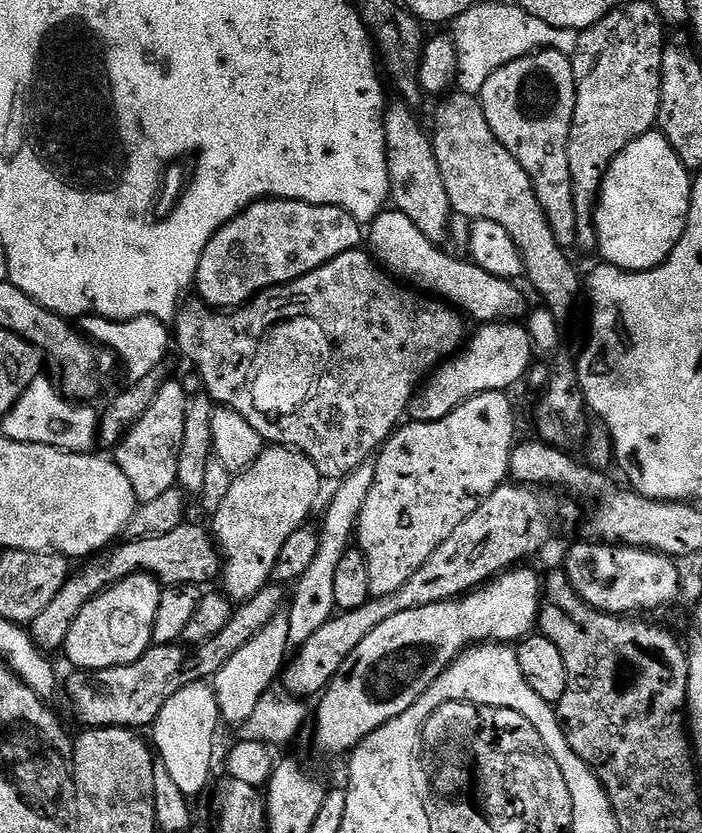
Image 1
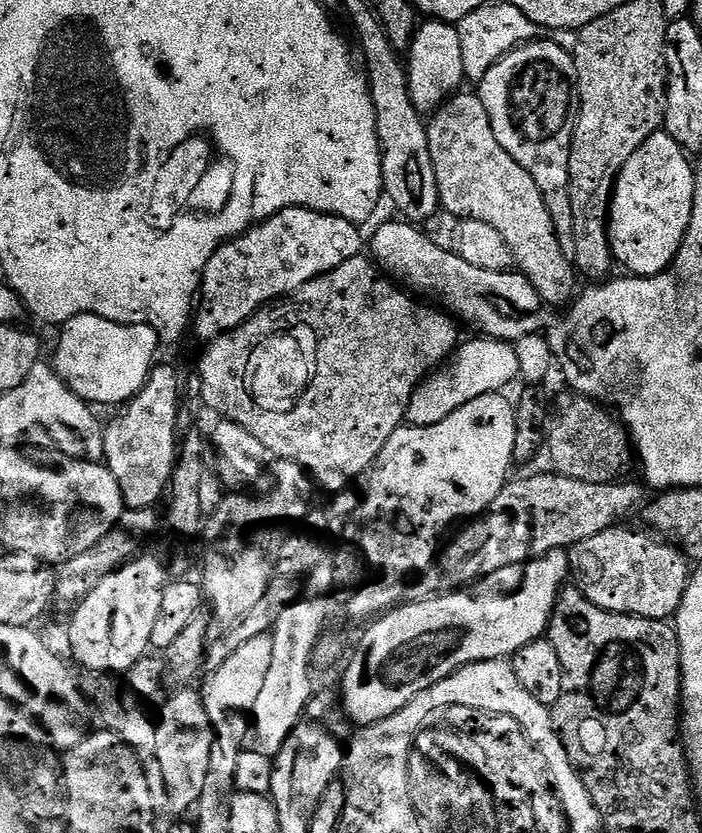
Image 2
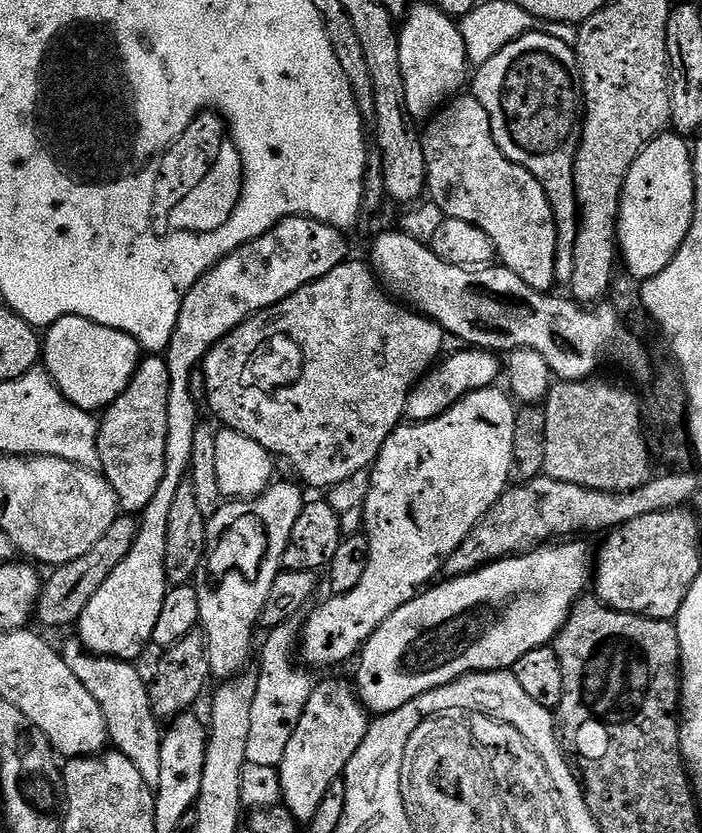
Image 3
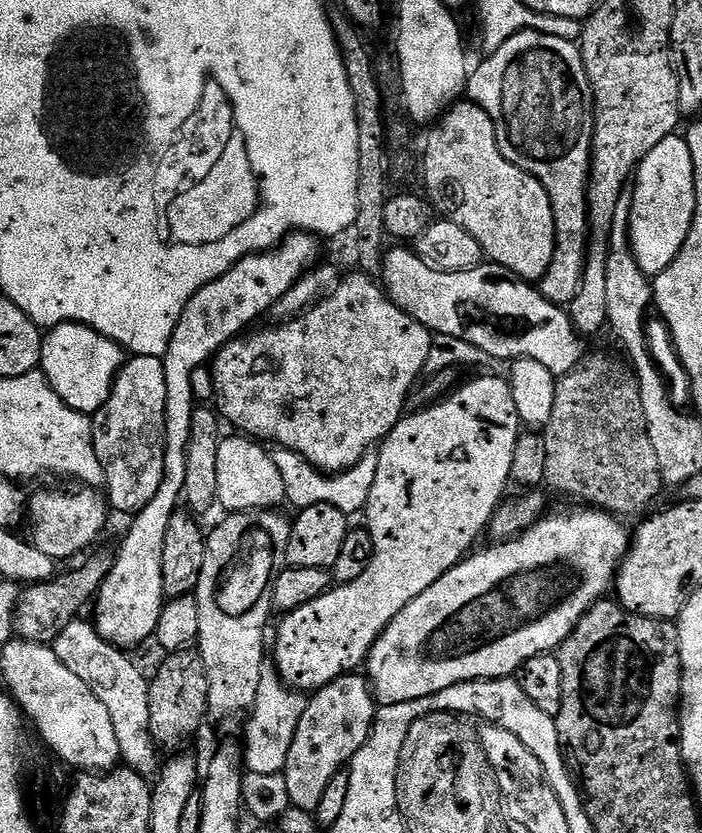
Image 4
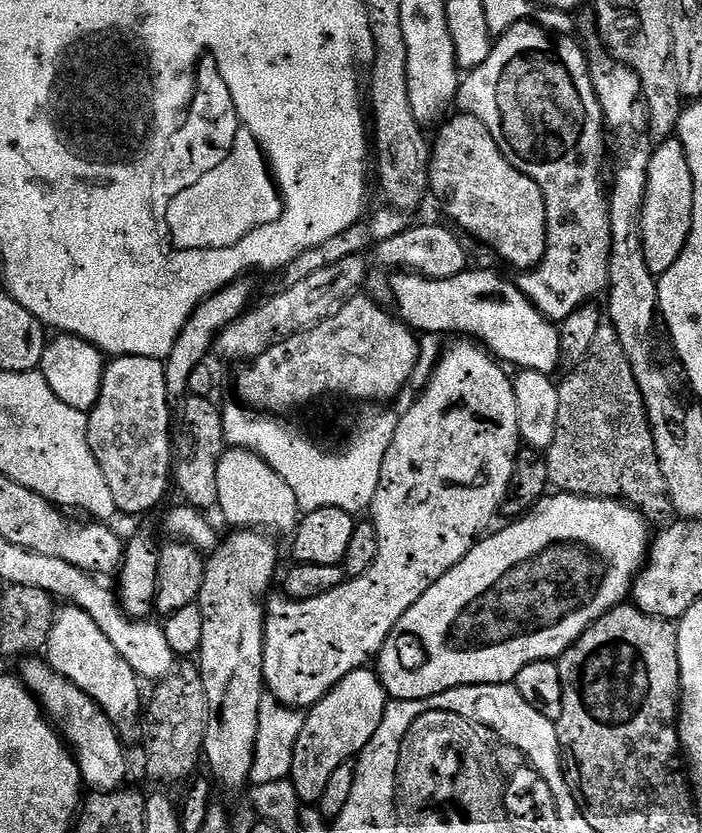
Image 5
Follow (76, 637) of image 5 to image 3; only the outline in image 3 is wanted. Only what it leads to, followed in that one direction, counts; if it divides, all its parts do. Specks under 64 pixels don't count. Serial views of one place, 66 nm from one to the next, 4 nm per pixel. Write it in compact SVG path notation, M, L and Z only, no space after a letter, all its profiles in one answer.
M76 638L68 641L60 653L66 666L102 707L111 745L134 762L146 784L155 790L161 782L161 742L164 732L159 717L153 714L151 691L145 677L143 680L133 663L89 652Z

